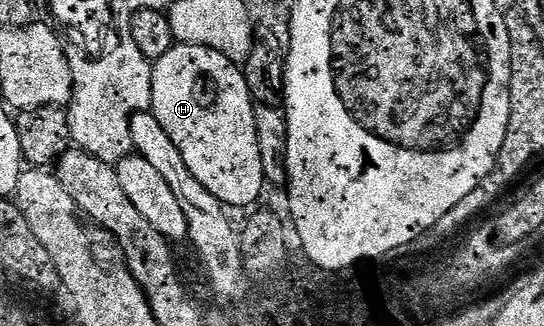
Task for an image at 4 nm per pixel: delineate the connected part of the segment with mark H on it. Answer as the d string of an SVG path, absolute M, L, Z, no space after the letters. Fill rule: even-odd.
M175 43L174 48L164 54L164 58L153 61L152 67L150 108L160 126L168 130L168 138L176 142L176 150L180 150L196 182L204 185L227 209L246 208L256 203L262 196L262 188L267 187L267 182L254 117L256 101L248 90L245 71L216 50L179 43Z

